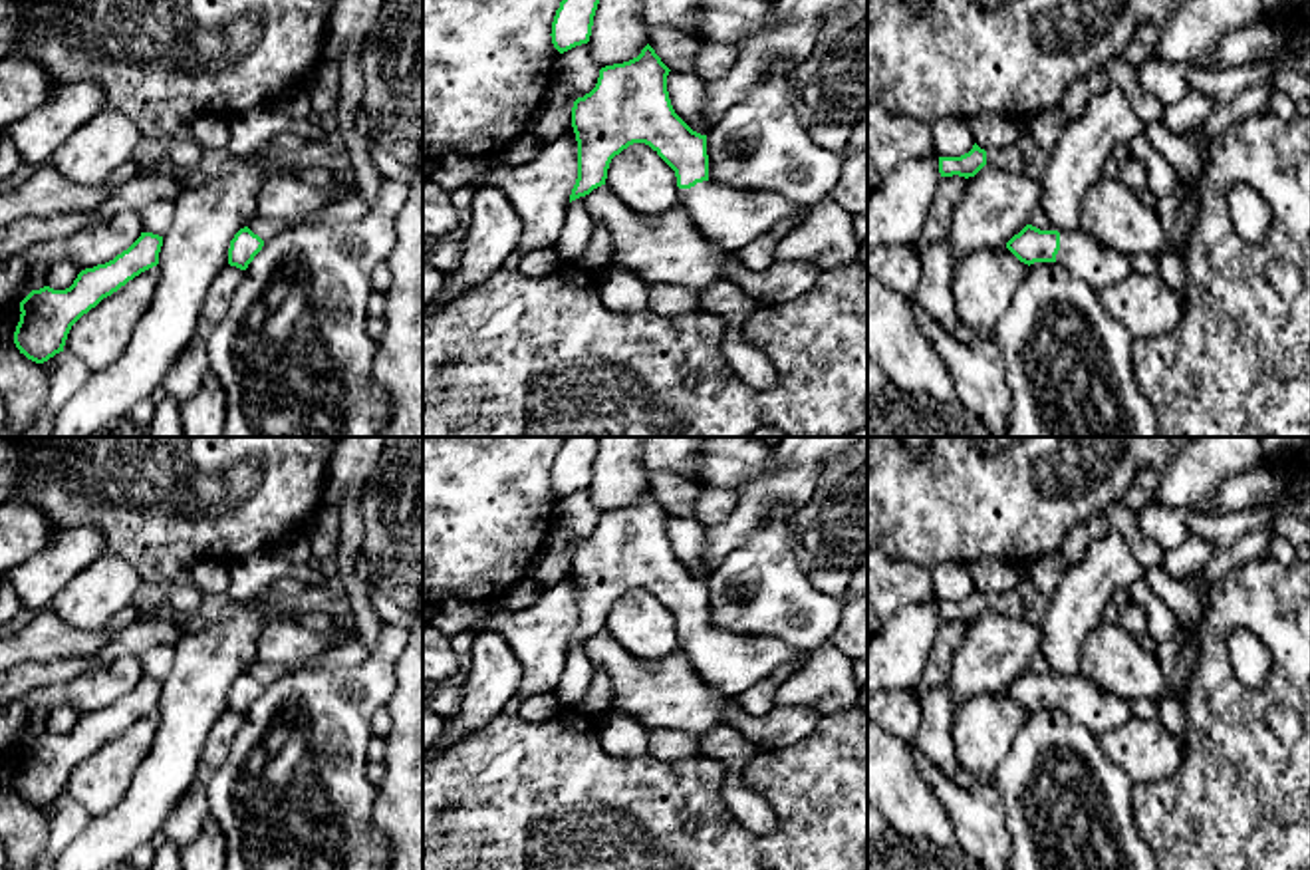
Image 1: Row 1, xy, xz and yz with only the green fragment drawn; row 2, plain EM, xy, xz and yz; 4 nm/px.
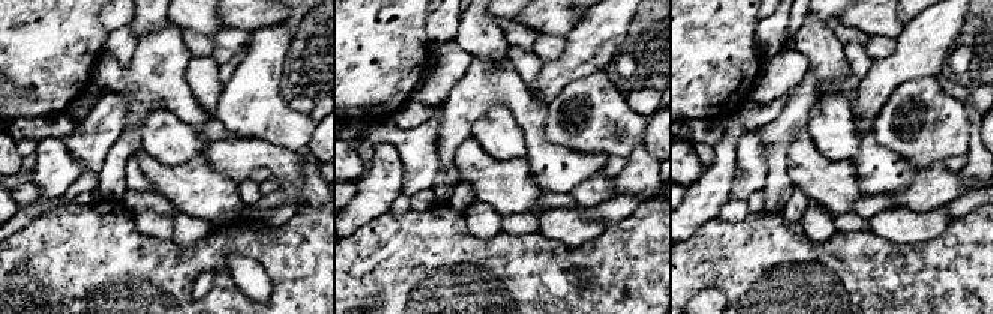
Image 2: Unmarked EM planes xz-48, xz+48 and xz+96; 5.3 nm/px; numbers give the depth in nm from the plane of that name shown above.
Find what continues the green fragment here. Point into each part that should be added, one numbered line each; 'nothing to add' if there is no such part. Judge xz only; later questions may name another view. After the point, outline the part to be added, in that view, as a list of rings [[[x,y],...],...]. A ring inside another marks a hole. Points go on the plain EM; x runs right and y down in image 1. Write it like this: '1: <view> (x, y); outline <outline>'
1: xz (727, 662); outline [[[715,626],[679,634],[681,652],[699,677],[719,693],[736,699],[782,663],[804,669],[810,653],[776,638],[742,636]]]

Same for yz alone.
1: yz (1082, 702); outline [[[1082,673],[1058,677],[1060,695],[1056,699],[1056,709],[1062,711],[1068,721],[1090,729],[1096,737],[1133,717],[1127,701],[1104,691]]]

